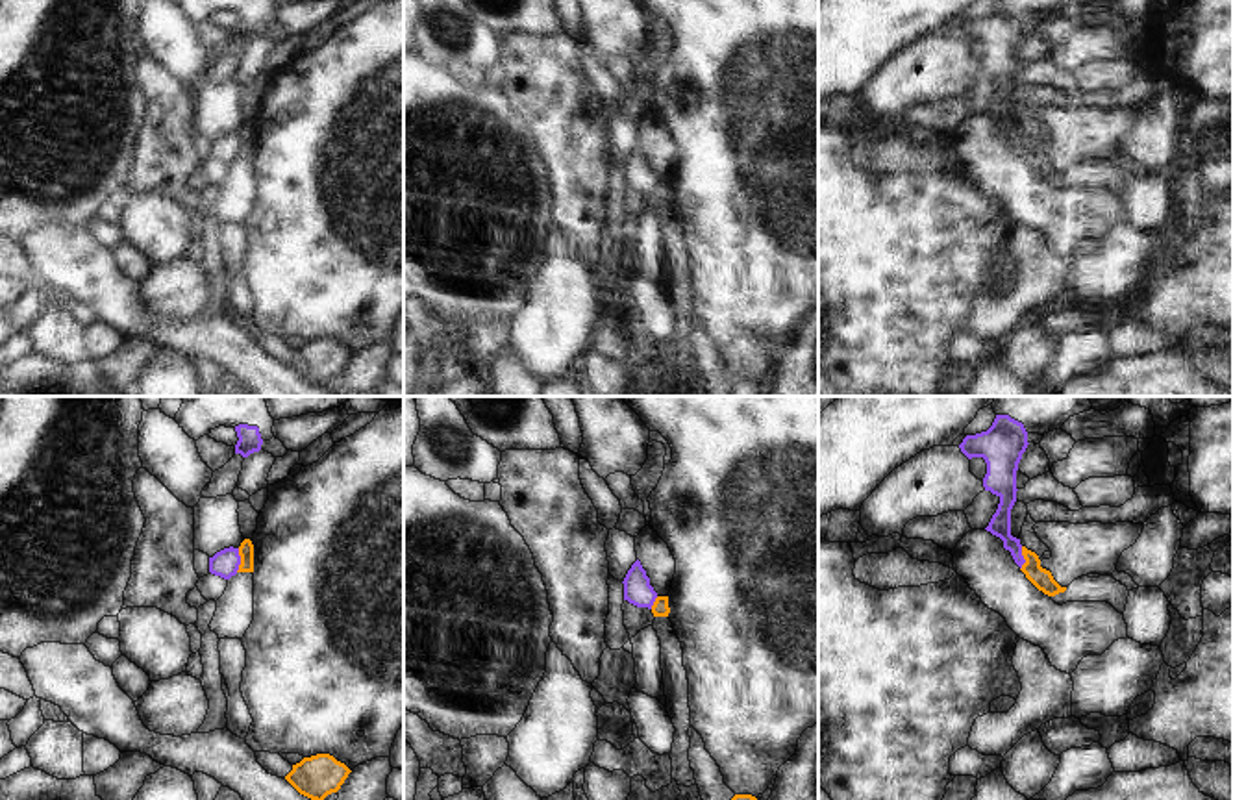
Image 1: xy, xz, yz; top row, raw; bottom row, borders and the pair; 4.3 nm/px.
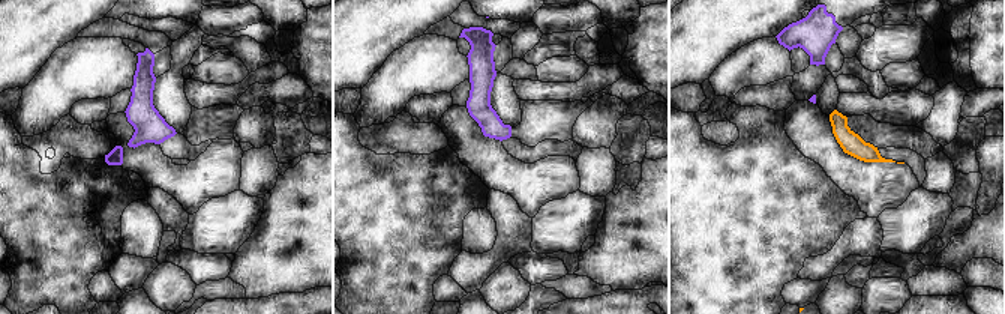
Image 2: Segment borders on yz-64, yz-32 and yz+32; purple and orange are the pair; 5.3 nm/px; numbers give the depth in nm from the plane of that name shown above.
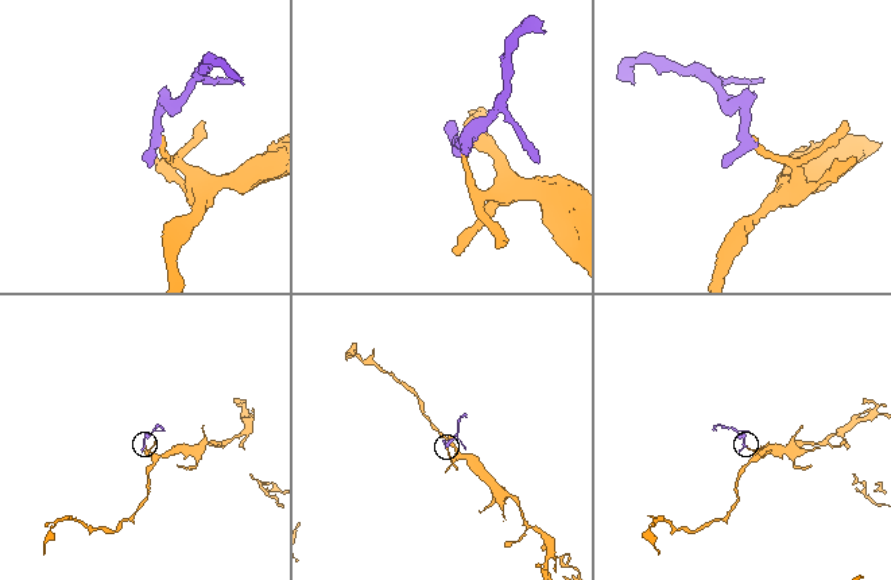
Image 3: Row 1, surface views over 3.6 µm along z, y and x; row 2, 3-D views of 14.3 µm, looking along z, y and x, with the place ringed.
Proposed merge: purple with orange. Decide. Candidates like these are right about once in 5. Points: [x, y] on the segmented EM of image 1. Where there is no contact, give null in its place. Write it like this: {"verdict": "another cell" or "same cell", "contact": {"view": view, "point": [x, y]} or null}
{"verdict": "another cell", "contact": {"view": "xy", "point": [239, 560]}}

